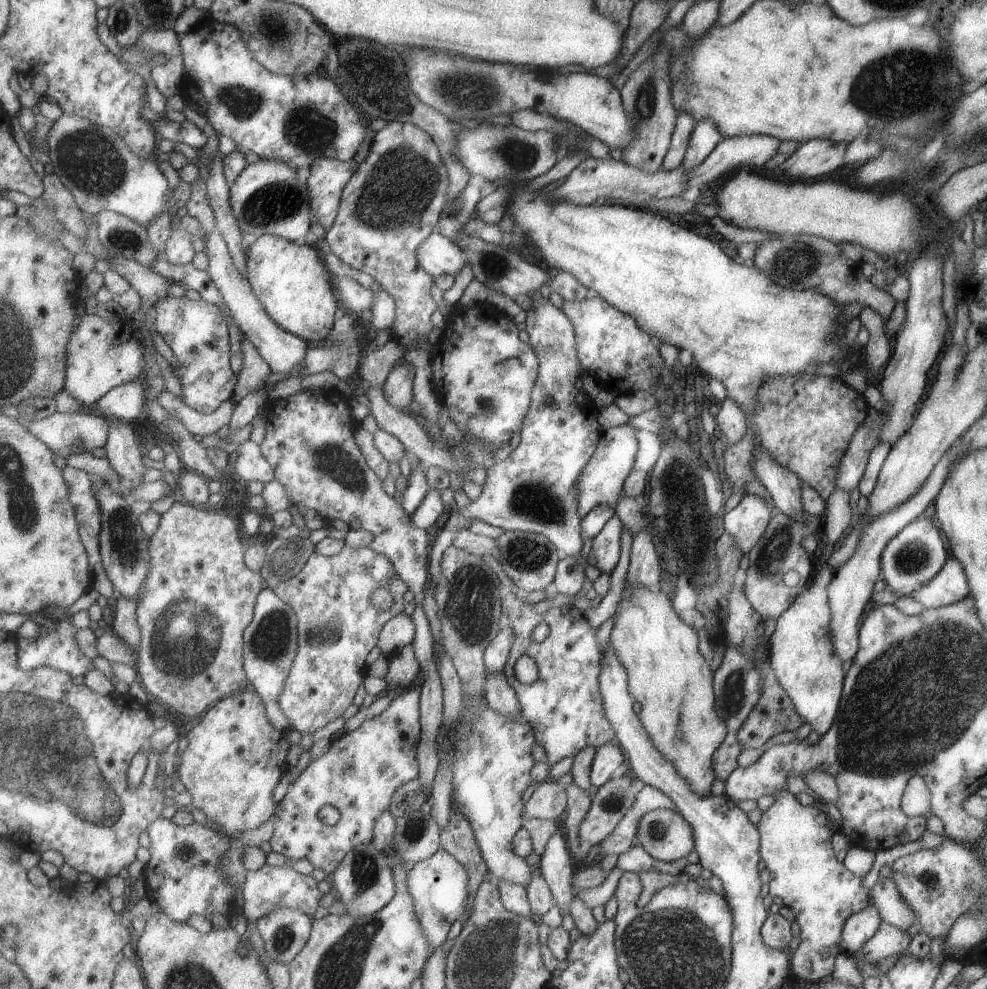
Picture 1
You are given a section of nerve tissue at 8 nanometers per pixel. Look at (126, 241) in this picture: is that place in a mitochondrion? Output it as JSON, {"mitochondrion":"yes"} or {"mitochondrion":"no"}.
{"mitochondrion":"yes"}

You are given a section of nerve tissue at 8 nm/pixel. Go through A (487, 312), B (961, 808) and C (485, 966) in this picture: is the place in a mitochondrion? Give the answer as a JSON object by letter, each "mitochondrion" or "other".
{"A":"other","B":"other","C":"mitochondrion"}

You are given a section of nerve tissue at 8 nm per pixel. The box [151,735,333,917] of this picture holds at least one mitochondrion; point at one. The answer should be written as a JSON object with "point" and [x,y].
{"point":[184,852]}

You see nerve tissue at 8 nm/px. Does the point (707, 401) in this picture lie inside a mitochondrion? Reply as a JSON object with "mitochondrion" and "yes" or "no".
{"mitochondrion":"no"}

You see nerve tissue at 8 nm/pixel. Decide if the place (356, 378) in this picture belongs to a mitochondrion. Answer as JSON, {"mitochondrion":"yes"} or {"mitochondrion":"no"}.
{"mitochondrion":"no"}

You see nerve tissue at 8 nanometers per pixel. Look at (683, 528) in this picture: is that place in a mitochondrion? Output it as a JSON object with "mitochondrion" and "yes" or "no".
{"mitochondrion":"yes"}

